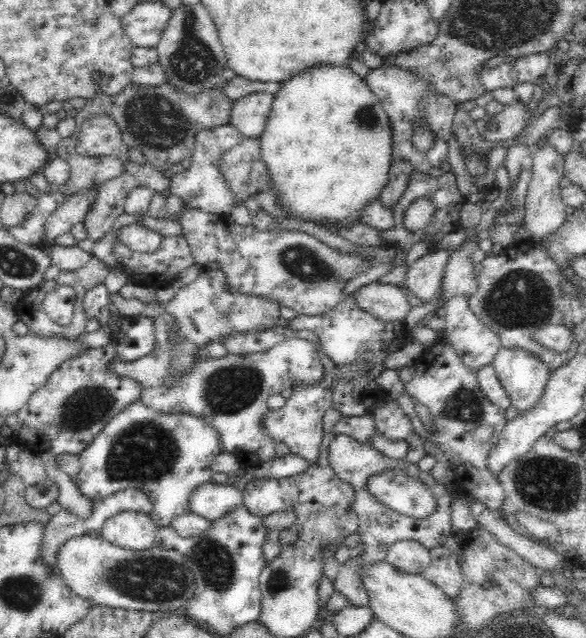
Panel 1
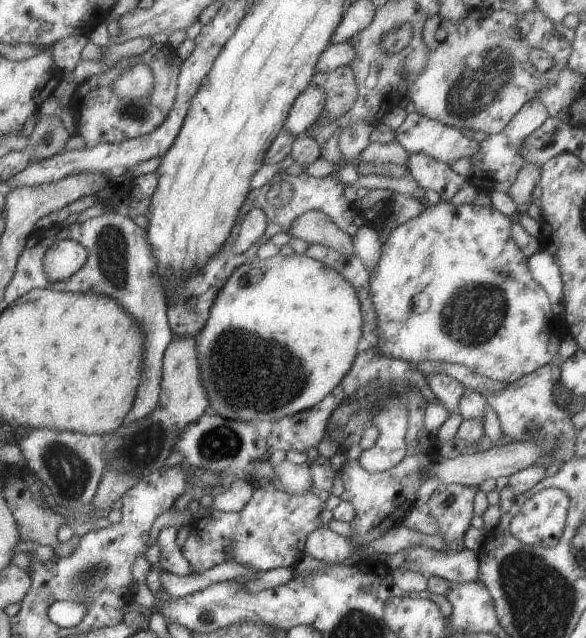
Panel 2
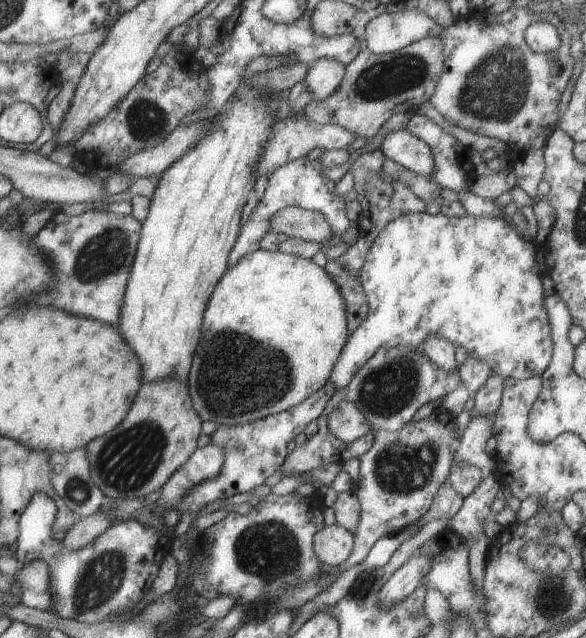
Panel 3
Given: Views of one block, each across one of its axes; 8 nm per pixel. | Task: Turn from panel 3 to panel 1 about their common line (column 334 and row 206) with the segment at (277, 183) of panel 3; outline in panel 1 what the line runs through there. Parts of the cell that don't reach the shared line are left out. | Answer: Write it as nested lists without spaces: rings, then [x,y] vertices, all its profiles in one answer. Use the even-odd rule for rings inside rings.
[[[230,123],[224,126],[215,126],[201,130],[196,137],[192,151],[190,167],[182,174],[172,175],[170,192],[178,196],[184,203],[184,209],[192,207],[214,215],[228,216],[230,211],[238,205],[232,191],[226,185],[226,179],[220,171],[220,158],[240,142],[245,136],[238,132],[238,129]]]

